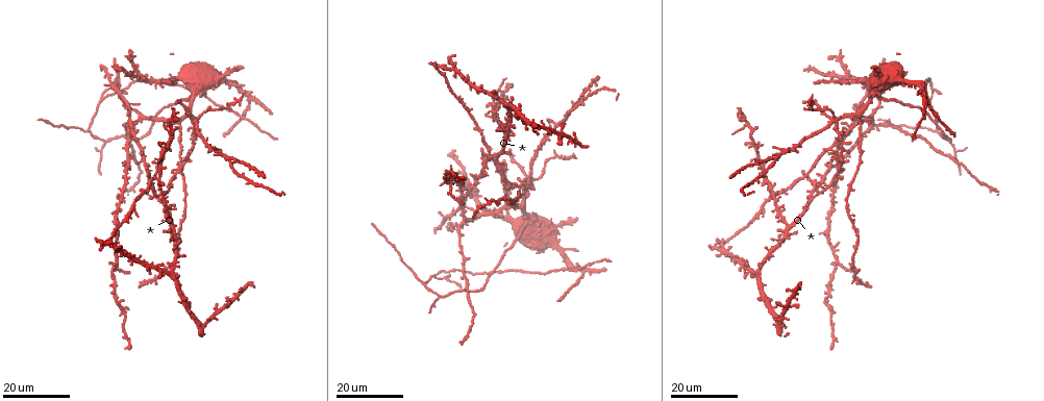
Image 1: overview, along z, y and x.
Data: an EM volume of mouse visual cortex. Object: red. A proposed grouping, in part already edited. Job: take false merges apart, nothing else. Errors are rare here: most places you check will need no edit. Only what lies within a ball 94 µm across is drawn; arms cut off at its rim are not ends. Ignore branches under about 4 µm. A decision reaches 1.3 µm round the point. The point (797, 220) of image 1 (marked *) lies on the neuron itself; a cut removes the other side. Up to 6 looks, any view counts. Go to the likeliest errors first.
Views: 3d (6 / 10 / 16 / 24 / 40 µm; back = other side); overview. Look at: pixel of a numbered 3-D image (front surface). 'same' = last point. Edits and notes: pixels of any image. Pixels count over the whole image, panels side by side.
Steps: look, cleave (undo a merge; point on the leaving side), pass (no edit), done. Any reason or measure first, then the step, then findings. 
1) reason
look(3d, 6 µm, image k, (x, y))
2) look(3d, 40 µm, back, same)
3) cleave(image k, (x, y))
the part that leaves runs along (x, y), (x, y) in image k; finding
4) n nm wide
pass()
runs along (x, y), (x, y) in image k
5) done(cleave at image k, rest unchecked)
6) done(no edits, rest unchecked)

three arms meet
look(3d, 16 µm, image 1, (168, 125))

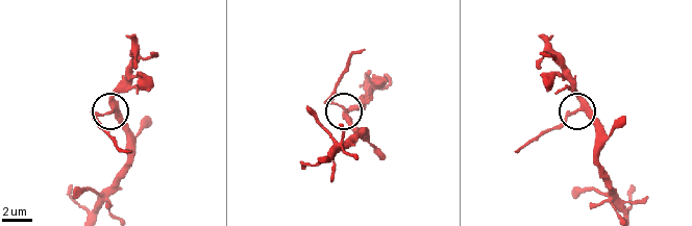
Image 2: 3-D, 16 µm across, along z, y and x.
zoom in
look(3d, 6 µm, image 2, (580, 107))

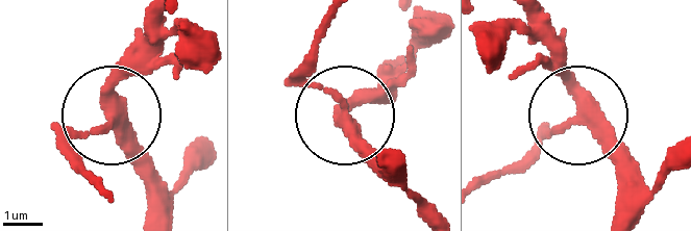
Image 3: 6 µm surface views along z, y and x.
310 nm wide
cleave(image 3, (56, 132))
the part that leaves runs along (105, 130), (78, 153), (95, 177) in image 3; a second neuron is stuck on

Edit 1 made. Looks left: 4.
look(overview)

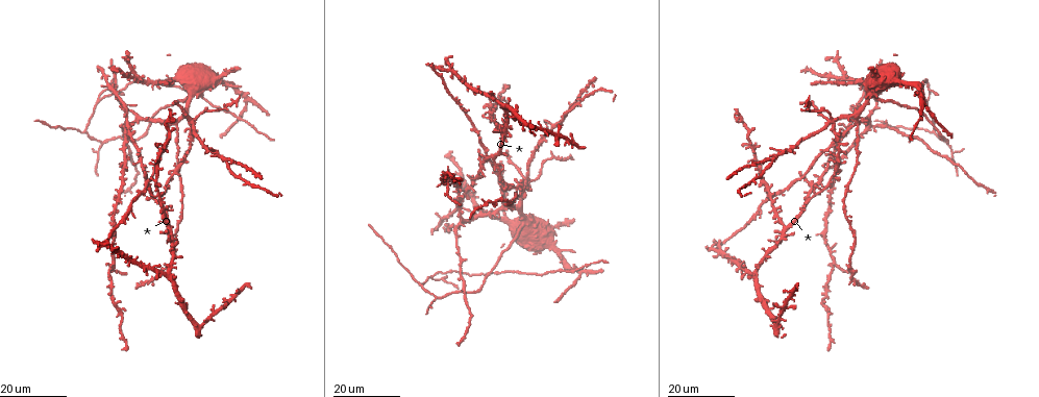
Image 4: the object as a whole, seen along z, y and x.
looks like a crossing
look(3d, 16 µm, image 4, (833, 263))

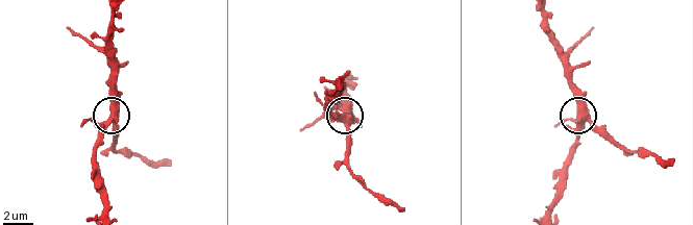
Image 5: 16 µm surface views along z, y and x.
zoom in
look(3d, 10 µm, image 5, (582, 120))

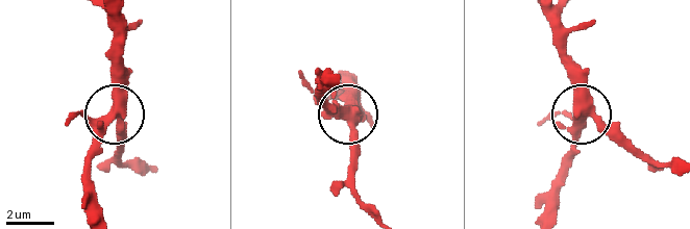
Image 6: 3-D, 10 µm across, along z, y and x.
side arm 9 µm
pass()
runs along (545, 16), (577, 111), (626, 151) in image 6; one neuron here

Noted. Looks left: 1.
done(cleave at image 3, rest unchecked)

